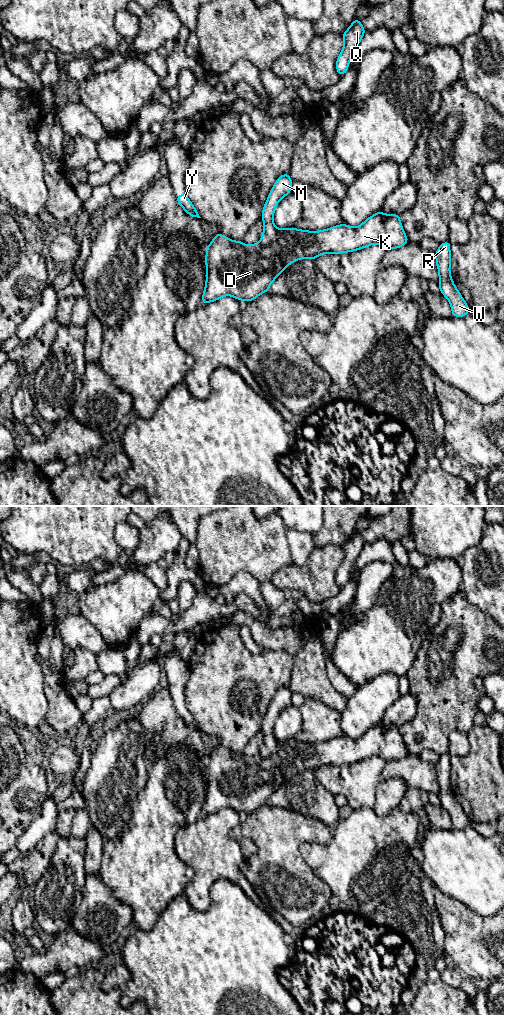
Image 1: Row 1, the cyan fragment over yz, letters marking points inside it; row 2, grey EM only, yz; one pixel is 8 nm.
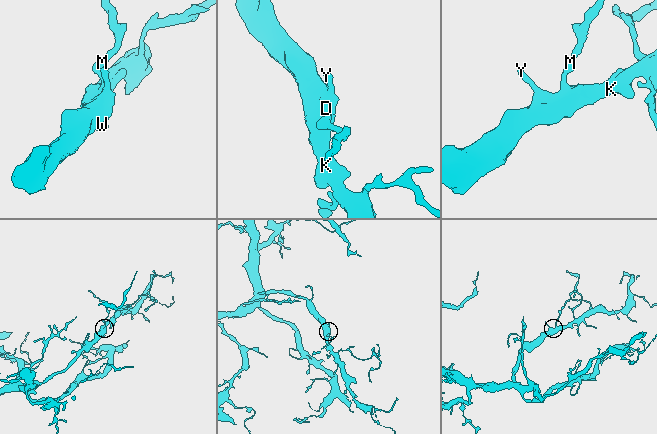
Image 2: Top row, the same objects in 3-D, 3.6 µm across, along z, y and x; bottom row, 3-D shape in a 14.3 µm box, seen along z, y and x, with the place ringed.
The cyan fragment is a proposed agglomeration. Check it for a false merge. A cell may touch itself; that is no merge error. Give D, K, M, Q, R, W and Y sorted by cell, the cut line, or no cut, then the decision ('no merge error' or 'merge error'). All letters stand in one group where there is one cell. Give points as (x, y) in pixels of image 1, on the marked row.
groups D K M Q R W Y; cut none; no merge error

